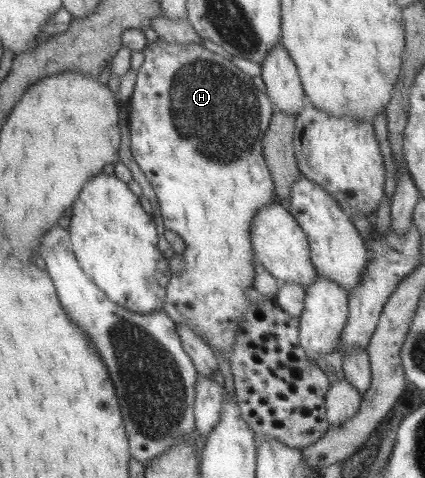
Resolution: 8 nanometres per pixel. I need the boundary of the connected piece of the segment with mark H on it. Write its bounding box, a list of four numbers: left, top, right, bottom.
[127,39,276,357]

